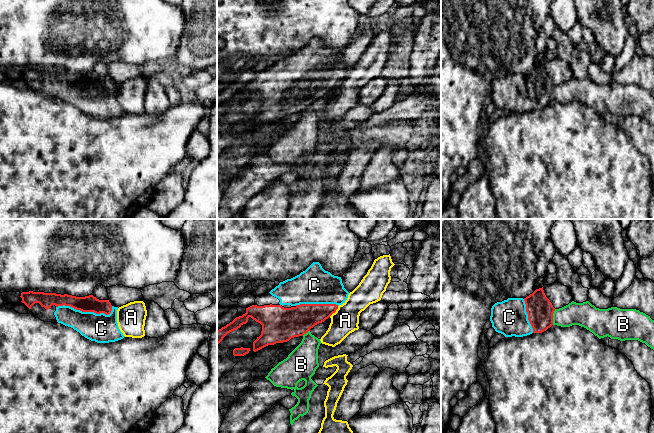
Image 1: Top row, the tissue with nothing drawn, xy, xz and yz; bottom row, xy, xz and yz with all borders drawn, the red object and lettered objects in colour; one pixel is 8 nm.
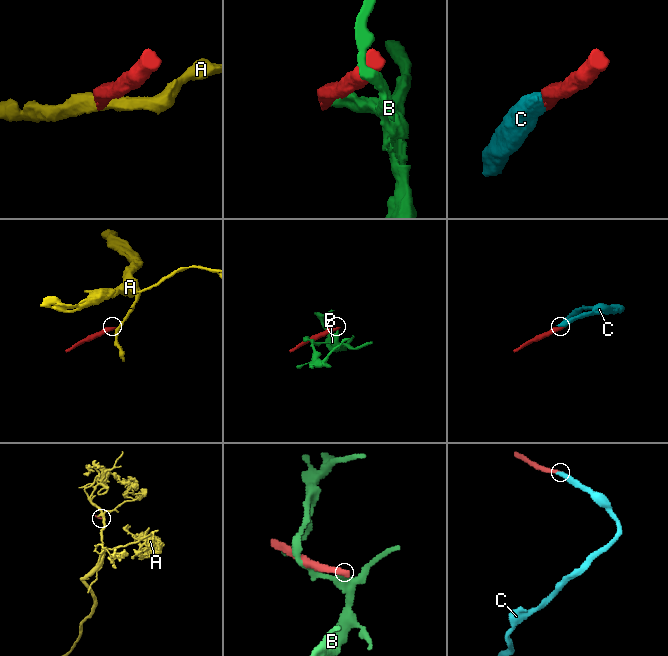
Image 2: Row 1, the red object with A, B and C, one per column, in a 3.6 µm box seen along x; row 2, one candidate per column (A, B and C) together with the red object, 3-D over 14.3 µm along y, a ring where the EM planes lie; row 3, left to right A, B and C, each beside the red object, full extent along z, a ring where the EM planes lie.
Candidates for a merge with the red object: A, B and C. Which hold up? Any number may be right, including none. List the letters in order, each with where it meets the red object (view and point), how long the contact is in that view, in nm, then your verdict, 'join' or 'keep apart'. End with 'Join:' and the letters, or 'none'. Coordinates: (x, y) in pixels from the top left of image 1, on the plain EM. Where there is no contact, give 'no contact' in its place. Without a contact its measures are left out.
A: contact xz (334, 88); length 120 nm; keep apart
B: contact yz (552, 93); length 130 nm; keep apart
C: contact xy (84, 87); length 460 nm; join
Join: C

